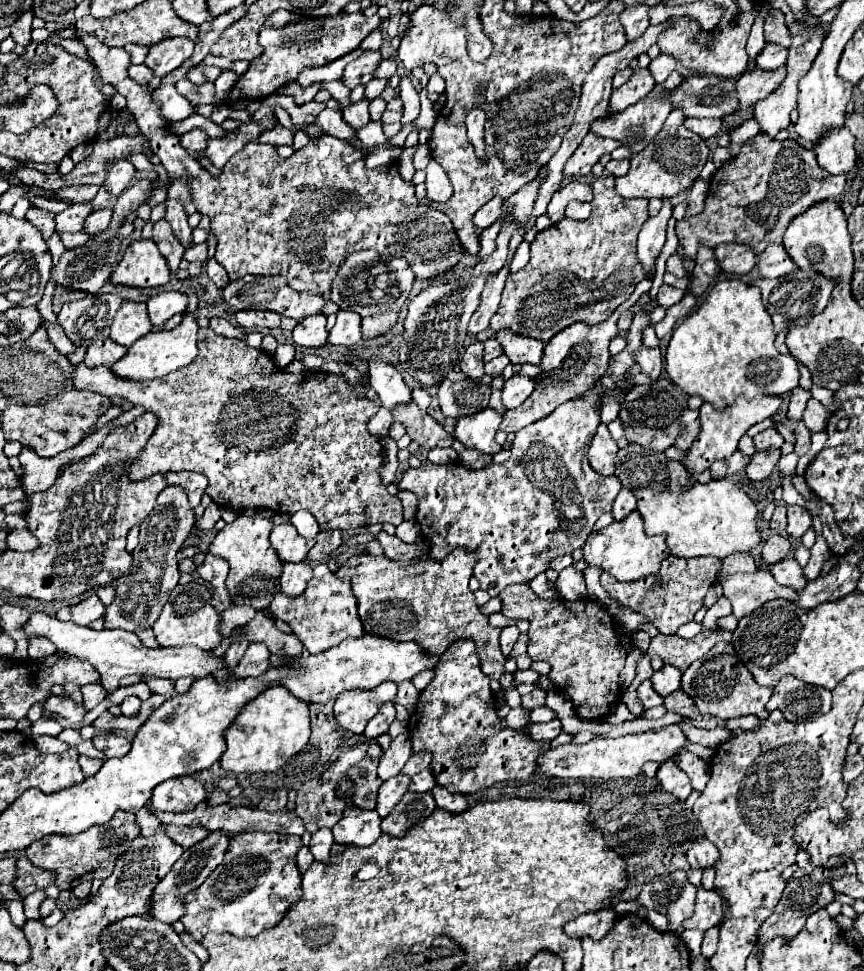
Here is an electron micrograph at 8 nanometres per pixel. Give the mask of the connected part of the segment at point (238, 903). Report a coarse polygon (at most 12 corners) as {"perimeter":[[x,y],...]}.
{"perimeter":[[299,836],[231,838],[185,930],[255,936],[301,898]]}

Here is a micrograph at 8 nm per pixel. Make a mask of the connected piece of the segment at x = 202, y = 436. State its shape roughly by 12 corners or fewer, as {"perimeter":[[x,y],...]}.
{"perimeter":[[199,330],[189,366],[79,390],[159,418],[133,480],[221,508],[403,522],[379,402]]}

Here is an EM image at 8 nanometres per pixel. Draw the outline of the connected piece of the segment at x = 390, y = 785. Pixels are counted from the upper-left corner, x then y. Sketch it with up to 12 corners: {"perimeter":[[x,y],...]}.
{"perimeter":[[403,772],[383,782],[377,812],[387,816],[407,792],[411,778]]}

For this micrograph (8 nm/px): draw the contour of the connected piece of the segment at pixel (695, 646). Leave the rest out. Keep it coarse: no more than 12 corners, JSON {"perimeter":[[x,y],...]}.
{"perimeter":[[703,628],[695,638],[651,640],[649,656],[685,670],[731,634]]}

